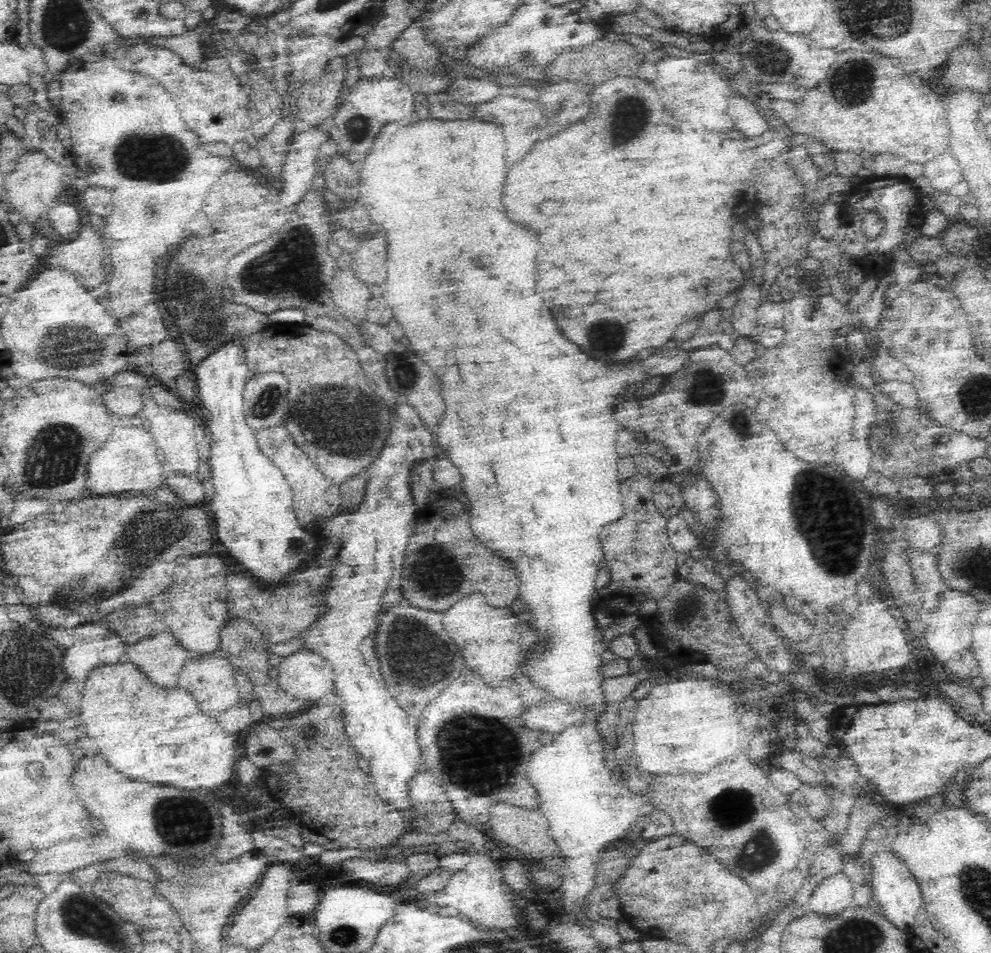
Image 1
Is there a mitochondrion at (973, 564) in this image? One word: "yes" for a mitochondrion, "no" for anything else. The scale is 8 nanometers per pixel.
yes

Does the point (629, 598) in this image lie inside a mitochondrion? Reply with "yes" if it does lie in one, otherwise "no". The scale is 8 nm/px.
no

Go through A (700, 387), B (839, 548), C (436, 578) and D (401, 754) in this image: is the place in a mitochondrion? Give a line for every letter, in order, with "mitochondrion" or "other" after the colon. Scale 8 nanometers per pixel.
A: mitochondrion
B: mitochondrion
C: mitochondrion
D: other

